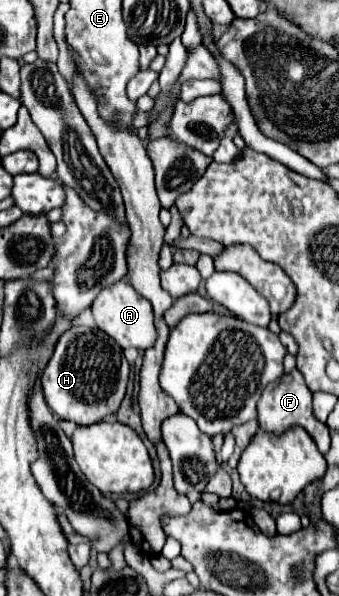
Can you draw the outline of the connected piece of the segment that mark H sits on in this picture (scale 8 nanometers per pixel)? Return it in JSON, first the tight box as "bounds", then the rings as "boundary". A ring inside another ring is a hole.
{"bounds":[41,325,129,425],"boundary":[[[73,325],[59,337],[55,353],[41,375],[41,389],[49,409],[61,419],[75,421],[77,425],[93,425],[119,409],[127,379],[129,363],[123,349],[101,329]]]}

